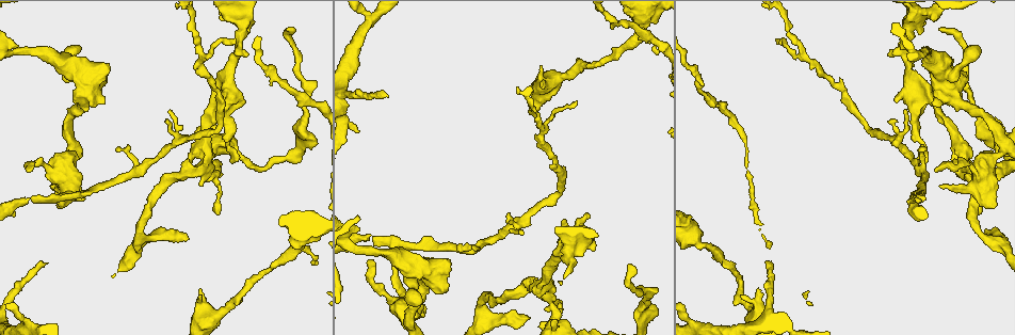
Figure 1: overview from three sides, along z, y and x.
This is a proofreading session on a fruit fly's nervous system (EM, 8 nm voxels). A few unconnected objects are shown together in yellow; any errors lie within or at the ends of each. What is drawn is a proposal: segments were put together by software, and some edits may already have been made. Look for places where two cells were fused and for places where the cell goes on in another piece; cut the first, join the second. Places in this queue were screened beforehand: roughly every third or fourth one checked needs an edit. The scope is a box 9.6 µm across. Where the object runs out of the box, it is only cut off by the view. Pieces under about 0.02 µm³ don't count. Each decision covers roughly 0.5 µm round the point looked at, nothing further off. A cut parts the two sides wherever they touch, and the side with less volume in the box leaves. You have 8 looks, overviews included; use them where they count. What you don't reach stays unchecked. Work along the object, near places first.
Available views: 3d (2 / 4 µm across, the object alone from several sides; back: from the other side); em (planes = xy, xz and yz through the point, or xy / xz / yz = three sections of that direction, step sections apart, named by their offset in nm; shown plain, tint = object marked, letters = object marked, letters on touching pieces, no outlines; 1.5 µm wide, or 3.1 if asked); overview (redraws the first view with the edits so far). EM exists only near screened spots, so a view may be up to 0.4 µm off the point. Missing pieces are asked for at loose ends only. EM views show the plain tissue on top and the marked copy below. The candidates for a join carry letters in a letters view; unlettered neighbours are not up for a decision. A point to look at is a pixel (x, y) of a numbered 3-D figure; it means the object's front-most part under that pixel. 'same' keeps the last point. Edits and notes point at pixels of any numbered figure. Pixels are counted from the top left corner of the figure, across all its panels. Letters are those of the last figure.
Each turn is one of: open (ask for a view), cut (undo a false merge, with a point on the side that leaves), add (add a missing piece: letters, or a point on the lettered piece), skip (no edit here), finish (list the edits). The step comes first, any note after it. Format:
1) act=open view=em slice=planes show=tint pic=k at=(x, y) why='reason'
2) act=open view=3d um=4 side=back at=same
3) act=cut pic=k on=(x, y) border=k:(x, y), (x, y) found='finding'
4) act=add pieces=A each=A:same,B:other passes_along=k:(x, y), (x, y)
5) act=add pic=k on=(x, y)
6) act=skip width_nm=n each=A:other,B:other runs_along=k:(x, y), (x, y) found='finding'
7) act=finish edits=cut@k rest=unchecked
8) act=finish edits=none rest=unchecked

act=open view=em slice=yz step=4 show=letters pic=1 at=(188, 238) why='branch stops here'

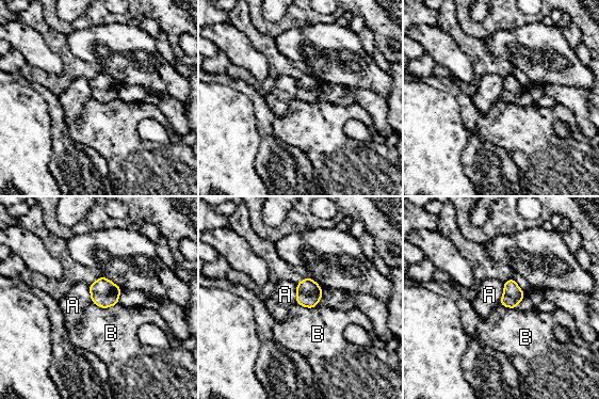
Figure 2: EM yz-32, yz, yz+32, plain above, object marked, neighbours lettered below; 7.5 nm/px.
act=open view=em slice=planes show=letters at=same

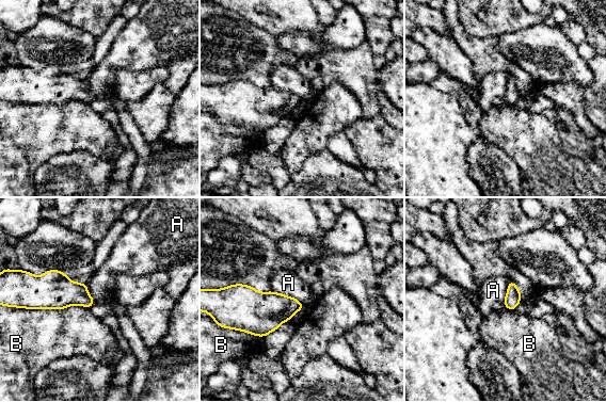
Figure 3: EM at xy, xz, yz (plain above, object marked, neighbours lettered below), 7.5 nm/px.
act=skip width_nm=120 each=A:other,B:other border=3:(272, 290), (296, 298), (304, 307) found='no lettered piece goes on from it'

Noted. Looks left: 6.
act=open view=3d um=2 side=back pic=1 at=(920, 80) why='free end'

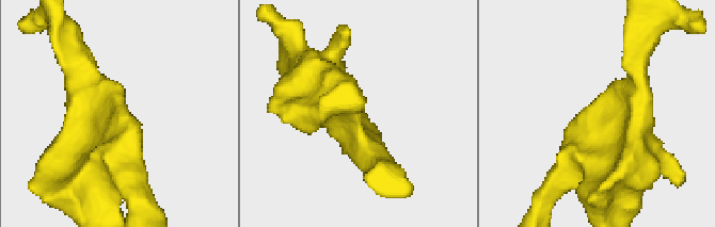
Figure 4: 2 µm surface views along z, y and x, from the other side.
act=open view=em slice=yz step=8 show=letters pic=4 at=(593, 114)

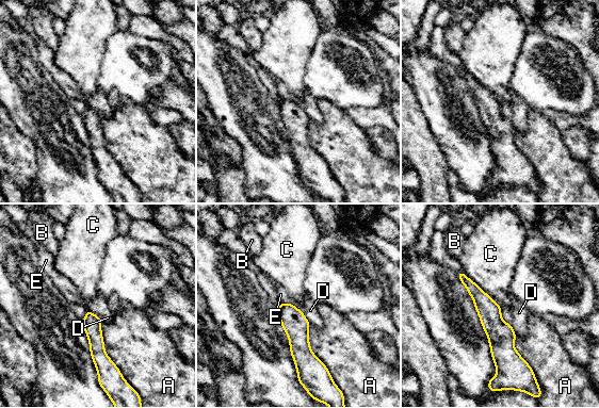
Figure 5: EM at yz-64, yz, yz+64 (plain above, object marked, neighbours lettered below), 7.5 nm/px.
act=open view=em slice=xz step=8 show=letters at=same

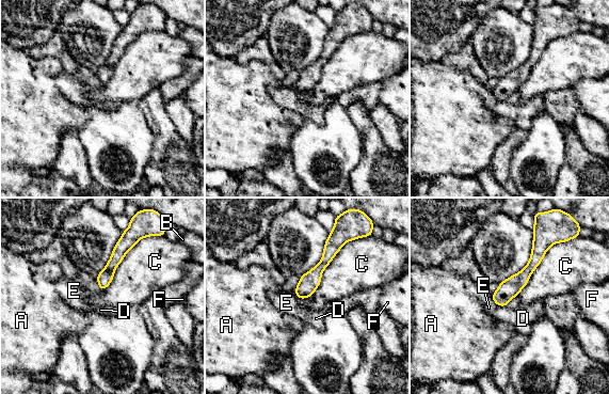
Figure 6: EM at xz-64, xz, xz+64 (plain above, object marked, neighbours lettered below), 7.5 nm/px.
act=skip width_nm=110 each=A:other,B:other,C:other,D:other,E:other,F:other runs_along=6:(538, 218), (535, 259), (501, 303) found='no lettered piece goes on from it'

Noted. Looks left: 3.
act=open view=3d um=2 side=back pic=1 at=(575, 101) why='free end'

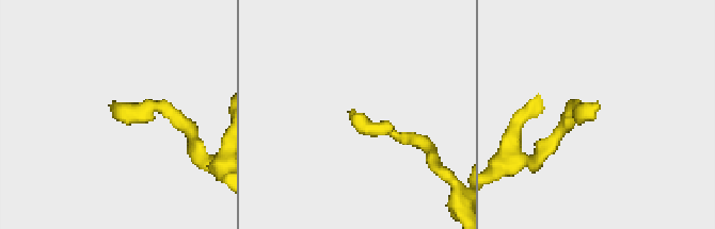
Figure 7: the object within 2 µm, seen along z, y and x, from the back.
act=open view=em slice=xz step=8 show=letters pic=7 at=(350, 112) why='shape alone is not enough'

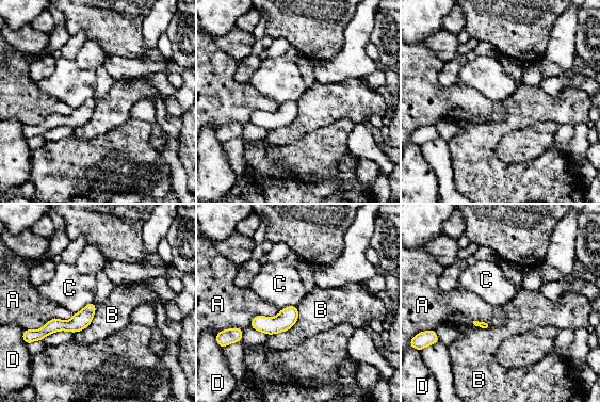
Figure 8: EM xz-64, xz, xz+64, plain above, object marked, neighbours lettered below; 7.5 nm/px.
act=open view=em slice=planes show=letters at=same why='cut it another way'

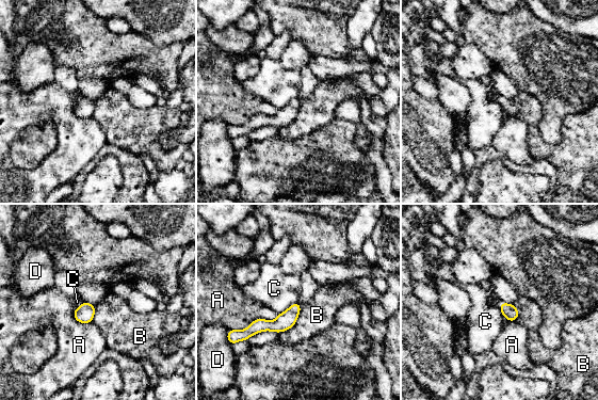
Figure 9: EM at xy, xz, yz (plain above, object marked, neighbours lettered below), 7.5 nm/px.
act=skip width_nm=110 each=A:other,B:other,C:other,D:other runs_along=9:(297, 307), (243, 337) found='none of them fits'

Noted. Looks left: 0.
act=finish edits=none rest=unchecked

